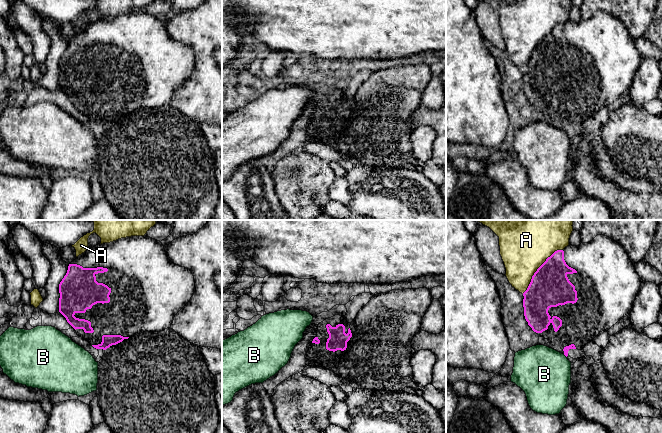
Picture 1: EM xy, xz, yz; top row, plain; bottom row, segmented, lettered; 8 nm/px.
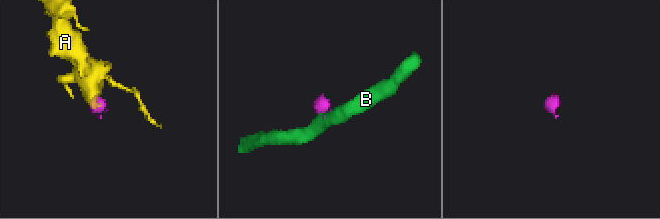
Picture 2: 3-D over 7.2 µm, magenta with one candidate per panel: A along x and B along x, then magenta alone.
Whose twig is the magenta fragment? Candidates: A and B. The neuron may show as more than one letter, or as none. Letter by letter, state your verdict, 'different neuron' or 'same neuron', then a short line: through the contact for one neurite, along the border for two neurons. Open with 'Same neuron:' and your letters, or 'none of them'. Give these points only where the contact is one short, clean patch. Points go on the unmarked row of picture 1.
Same neuron: none of them
A: different neuron
B: different neuron; line yz (563, 130), (566, 133)

